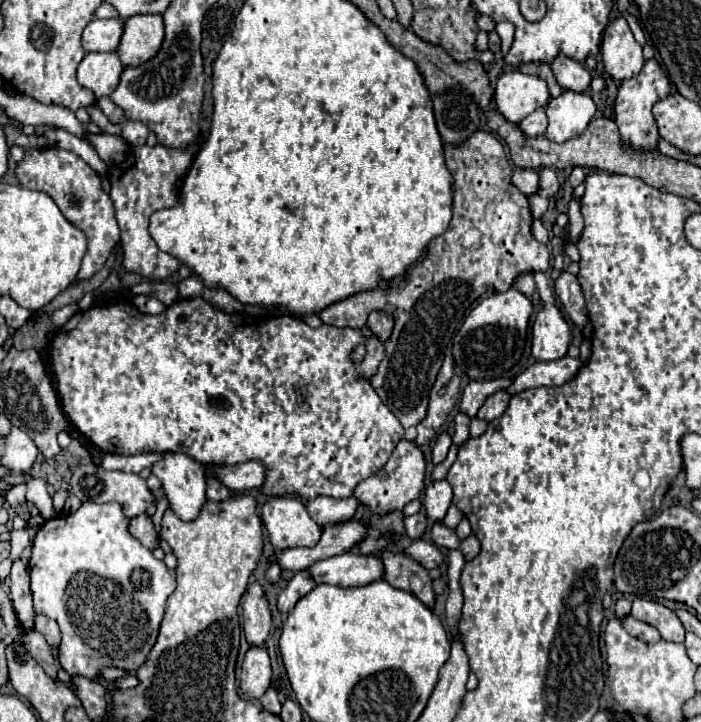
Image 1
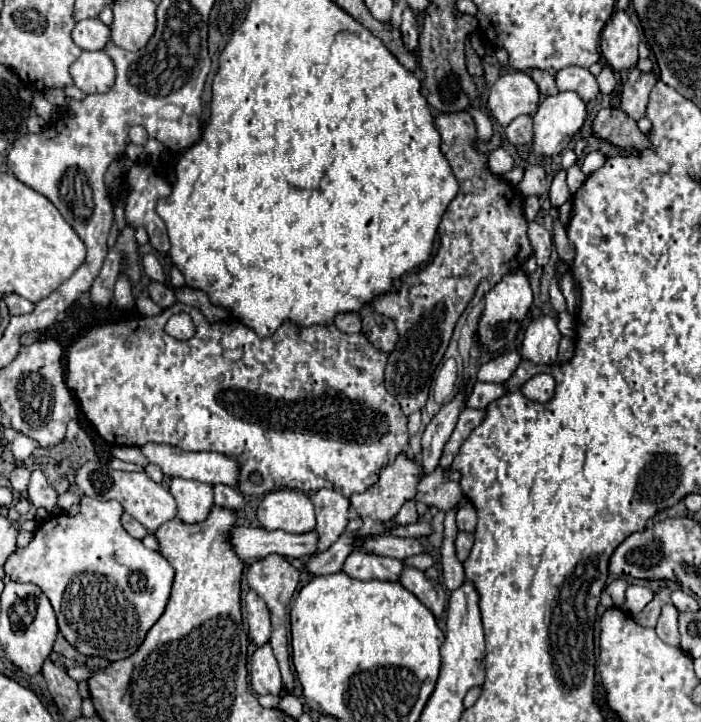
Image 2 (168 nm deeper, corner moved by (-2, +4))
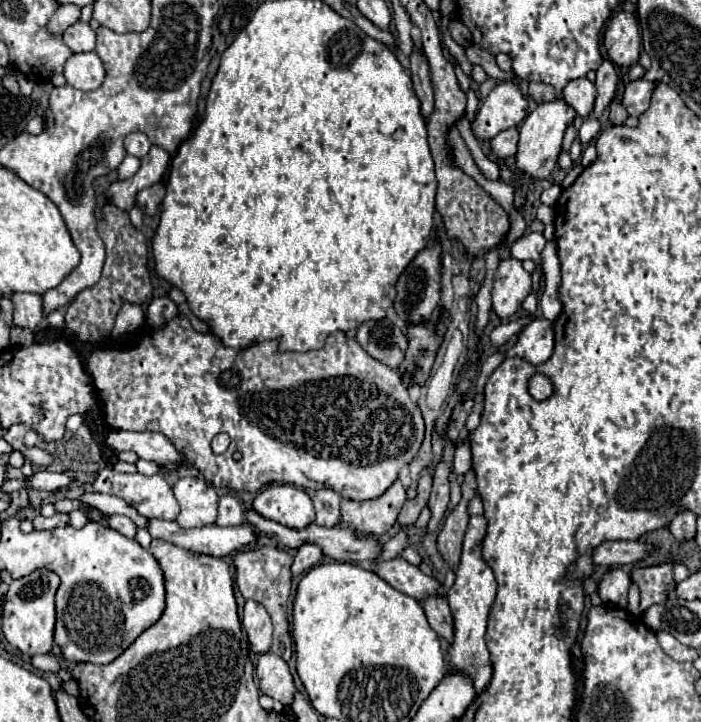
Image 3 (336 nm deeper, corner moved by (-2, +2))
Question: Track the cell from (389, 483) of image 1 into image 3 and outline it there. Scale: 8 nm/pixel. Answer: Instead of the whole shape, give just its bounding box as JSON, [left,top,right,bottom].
[341,479,407,535]

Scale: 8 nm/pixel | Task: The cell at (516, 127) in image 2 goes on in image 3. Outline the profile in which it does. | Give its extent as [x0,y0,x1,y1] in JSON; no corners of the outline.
[491,129,519,159]

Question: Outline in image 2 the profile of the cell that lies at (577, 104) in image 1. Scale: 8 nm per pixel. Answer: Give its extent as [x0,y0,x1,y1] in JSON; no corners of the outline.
[533,91,585,157]

